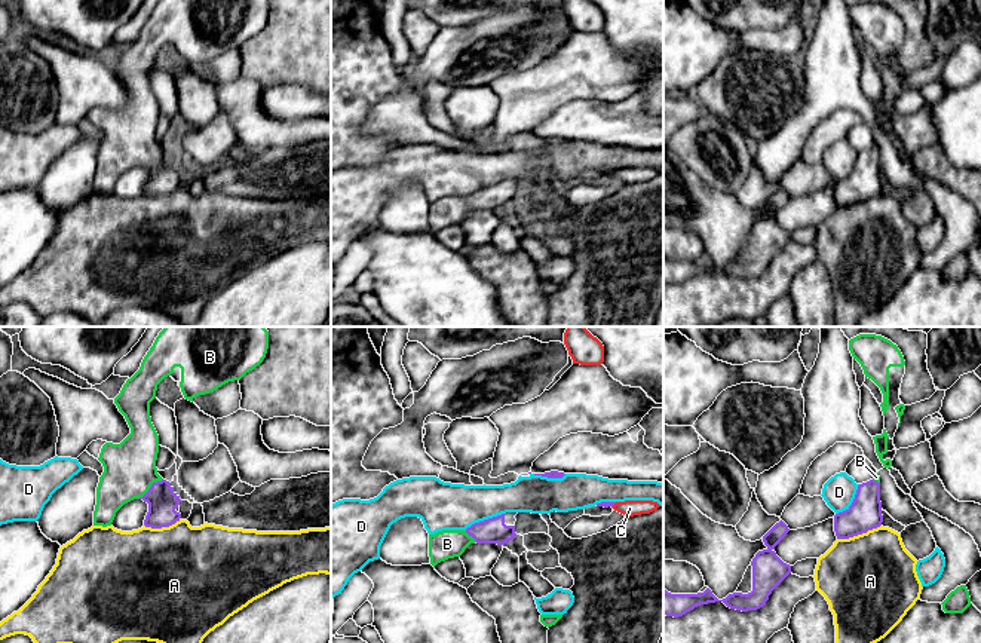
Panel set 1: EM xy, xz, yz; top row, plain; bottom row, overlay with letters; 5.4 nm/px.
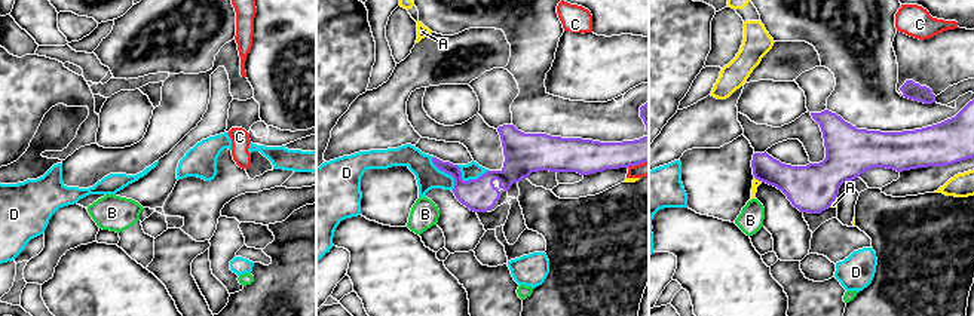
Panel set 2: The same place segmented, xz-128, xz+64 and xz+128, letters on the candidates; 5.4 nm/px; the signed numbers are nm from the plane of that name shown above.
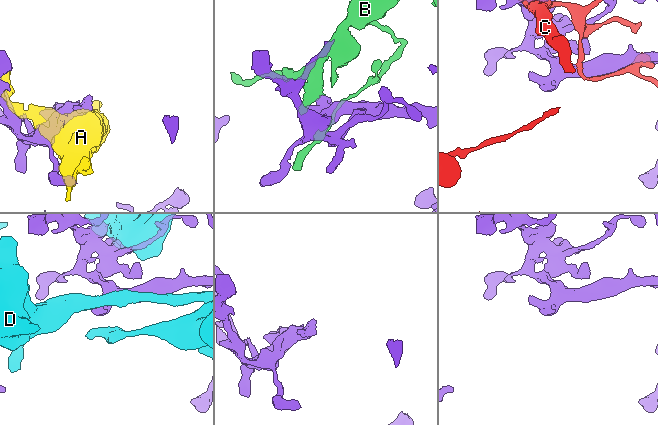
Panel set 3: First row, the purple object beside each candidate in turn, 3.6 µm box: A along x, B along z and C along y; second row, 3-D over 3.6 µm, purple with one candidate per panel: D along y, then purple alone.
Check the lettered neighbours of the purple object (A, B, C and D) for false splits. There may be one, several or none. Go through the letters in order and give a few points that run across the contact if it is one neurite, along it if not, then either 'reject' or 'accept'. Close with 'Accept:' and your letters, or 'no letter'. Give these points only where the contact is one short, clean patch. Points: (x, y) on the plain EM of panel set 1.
A: reject
B: line xy (162, 168), (150, 155), (129, 135); accept
C: reject
D: reject
Accept: B

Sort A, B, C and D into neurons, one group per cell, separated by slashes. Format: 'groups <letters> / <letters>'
groups A / B / C / D

